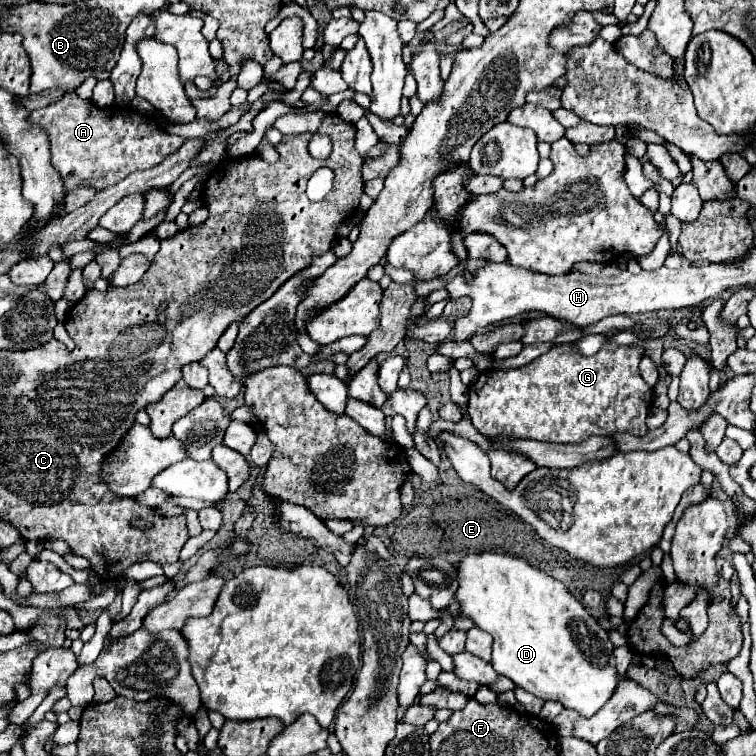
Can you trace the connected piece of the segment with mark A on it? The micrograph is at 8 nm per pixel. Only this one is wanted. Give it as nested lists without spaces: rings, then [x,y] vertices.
[[[66,92],[60,100],[32,110],[30,122],[46,130],[52,166],[64,178],[66,190],[76,190],[78,186],[104,190],[132,172],[154,168],[186,140],[182,136],[170,136],[156,122],[140,122],[140,112],[134,108],[98,108],[94,102],[82,100],[76,92]]]

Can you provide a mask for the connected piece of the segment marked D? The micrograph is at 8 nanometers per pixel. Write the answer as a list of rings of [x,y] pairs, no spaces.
[[[496,552],[468,554],[468,556],[464,556],[464,558],[458,562],[456,570],[458,570],[458,590],[456,590],[456,594],[454,594],[454,600],[460,604],[460,616],[462,616],[462,618],[470,618],[480,630],[486,630],[486,632],[494,638],[492,666],[494,666],[494,670],[496,670],[498,674],[510,678],[516,686],[524,688],[526,692],[534,694],[536,698],[542,698],[542,700],[558,700],[558,702],[564,704],[564,708],[574,708],[574,710],[578,710],[578,712],[580,712],[582,716],[586,716],[586,718],[594,716],[594,714],[606,704],[606,700],[612,696],[612,692],[614,692],[614,688],[616,688],[616,684],[618,684],[618,680],[620,680],[620,676],[616,674],[616,660],[614,660],[614,654],[612,654],[614,646],[612,646],[612,642],[608,640],[608,632],[600,628],[598,620],[592,618],[592,616],[584,610],[584,606],[568,592],[568,588],[566,588],[560,580],[548,576],[546,572],[542,572],[542,570],[530,566],[528,562],[524,562],[524,560],[520,560],[520,558],[512,558],[512,556],[504,556],[504,554],[496,554]]]

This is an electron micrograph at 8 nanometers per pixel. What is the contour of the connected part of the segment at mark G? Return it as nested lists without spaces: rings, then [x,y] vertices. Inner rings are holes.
[[[606,342],[594,356],[582,356],[568,346],[554,346],[550,352],[538,356],[522,368],[492,370],[480,374],[474,386],[468,388],[470,420],[486,436],[526,438],[558,444],[576,444],[592,434],[606,436],[606,432],[628,432],[634,436],[644,436],[648,432],[644,422],[652,402],[652,388],[640,376],[639,363],[643,356],[644,350],[637,344],[621,346]]]

